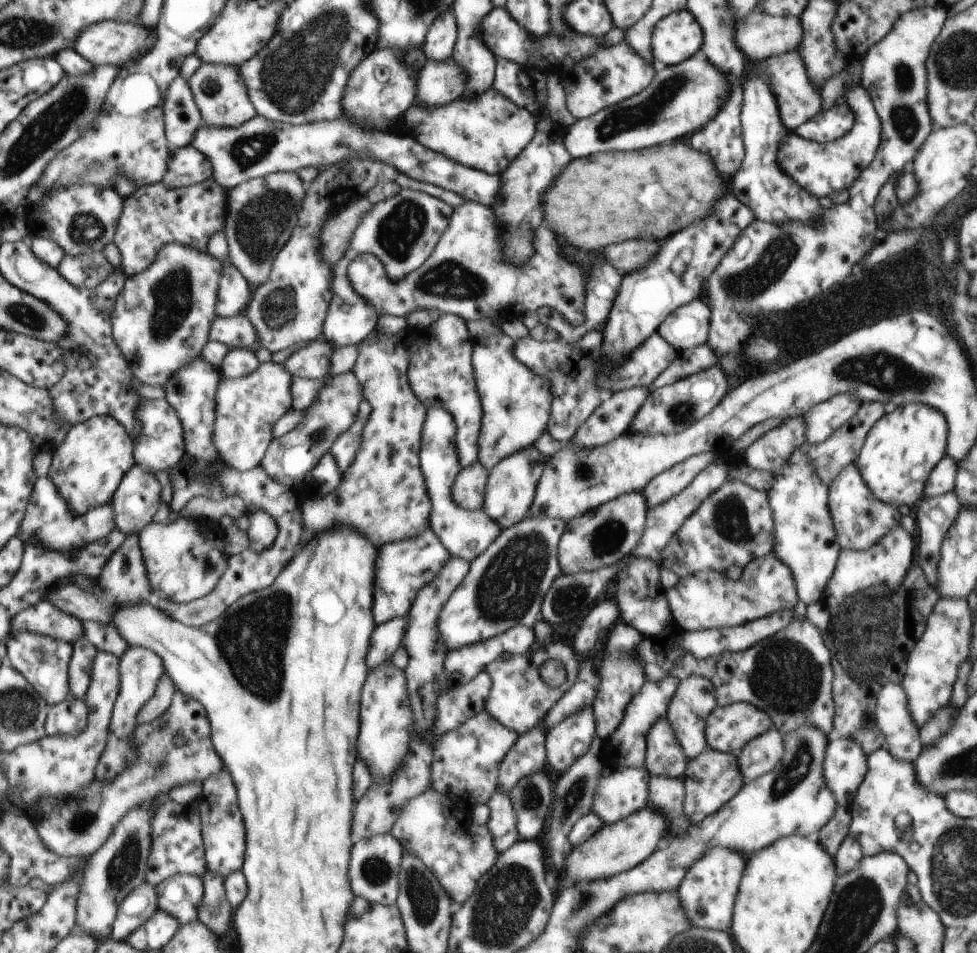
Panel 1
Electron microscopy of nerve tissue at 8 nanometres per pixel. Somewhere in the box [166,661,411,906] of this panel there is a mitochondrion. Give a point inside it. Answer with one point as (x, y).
(375, 871)

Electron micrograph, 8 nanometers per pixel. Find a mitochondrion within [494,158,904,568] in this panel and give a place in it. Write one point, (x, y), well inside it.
(773, 263)

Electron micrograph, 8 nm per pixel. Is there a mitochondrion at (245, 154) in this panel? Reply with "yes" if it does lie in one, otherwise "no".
yes

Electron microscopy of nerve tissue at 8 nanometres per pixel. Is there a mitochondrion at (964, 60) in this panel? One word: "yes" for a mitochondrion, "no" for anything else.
yes

